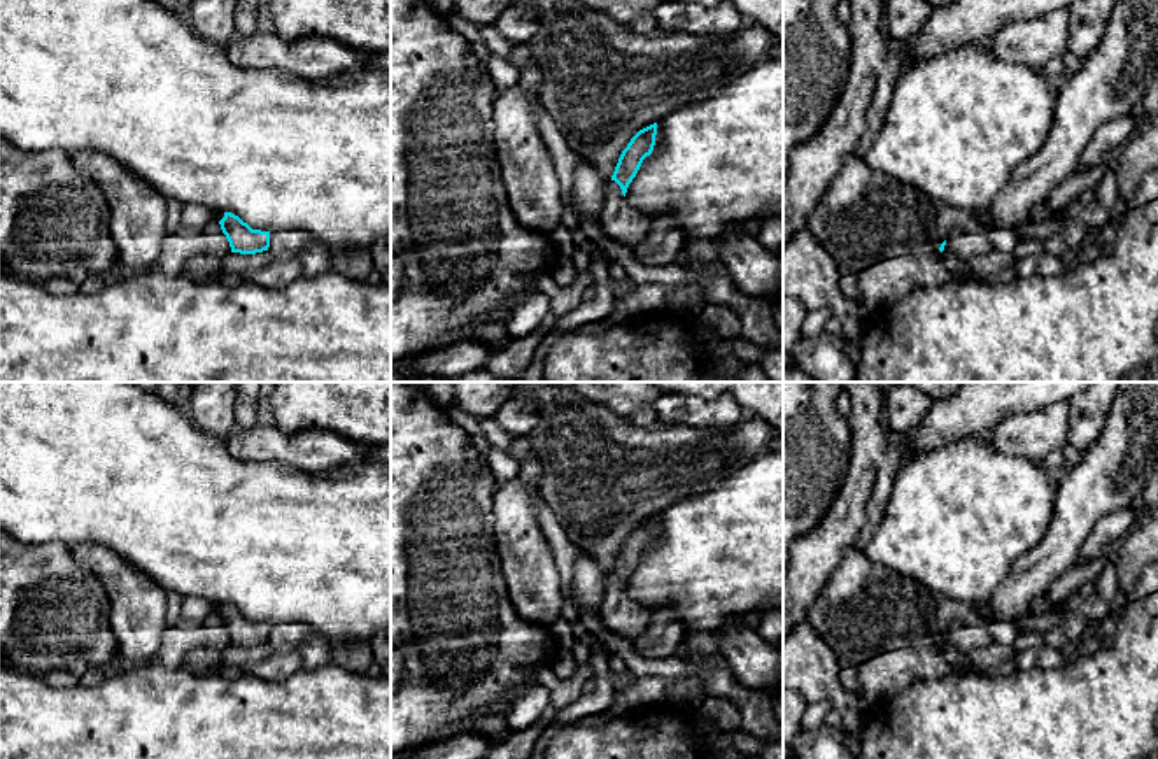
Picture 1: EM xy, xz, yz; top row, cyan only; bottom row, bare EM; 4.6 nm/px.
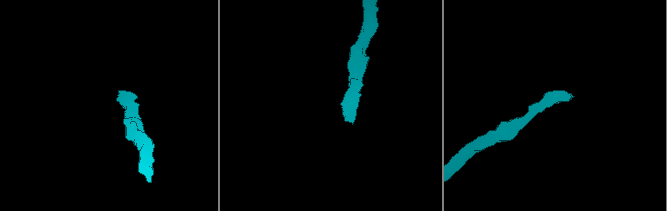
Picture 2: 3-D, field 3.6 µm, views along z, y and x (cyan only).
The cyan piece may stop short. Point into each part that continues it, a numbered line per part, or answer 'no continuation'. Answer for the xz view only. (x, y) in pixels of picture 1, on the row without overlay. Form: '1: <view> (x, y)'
1: xz (622, 616)

